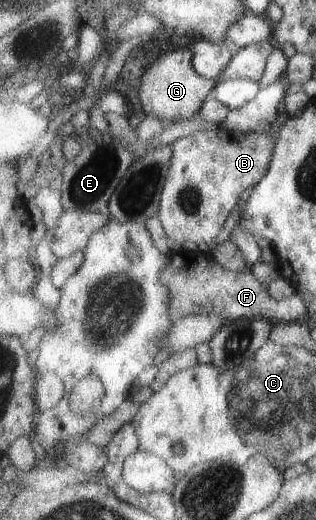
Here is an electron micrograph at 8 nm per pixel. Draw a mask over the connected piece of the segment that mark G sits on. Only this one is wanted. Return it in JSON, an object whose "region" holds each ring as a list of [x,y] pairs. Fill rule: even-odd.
{"region":[[[191,46],[180,50],[164,51],[141,76],[141,82],[135,91],[137,105],[144,115],[156,116],[167,125],[195,117],[201,113],[206,100],[215,93],[219,80],[201,76],[196,70],[194,52]]]}

